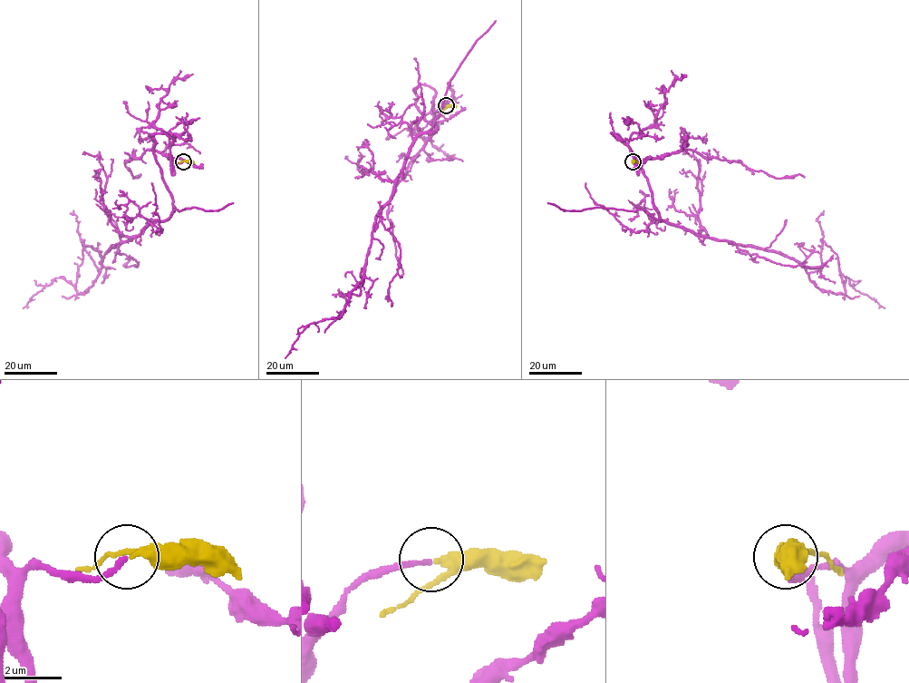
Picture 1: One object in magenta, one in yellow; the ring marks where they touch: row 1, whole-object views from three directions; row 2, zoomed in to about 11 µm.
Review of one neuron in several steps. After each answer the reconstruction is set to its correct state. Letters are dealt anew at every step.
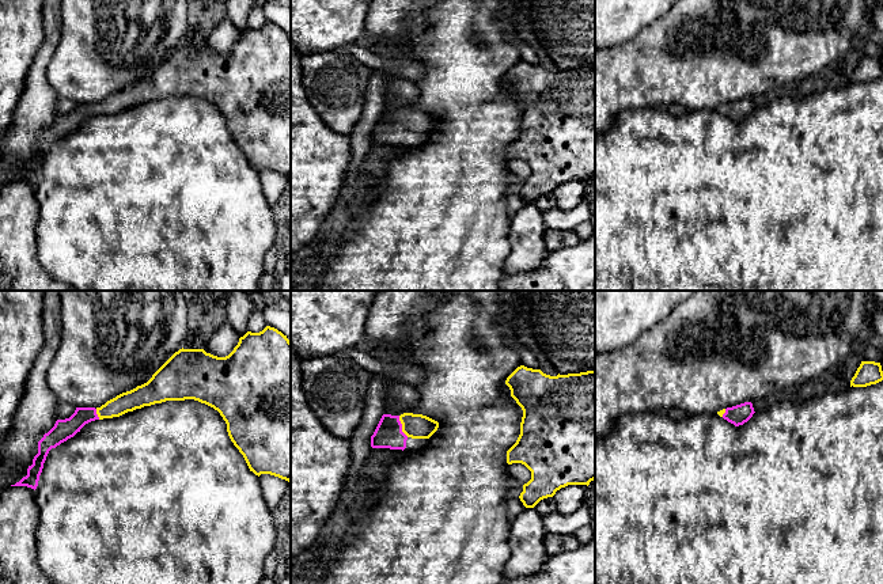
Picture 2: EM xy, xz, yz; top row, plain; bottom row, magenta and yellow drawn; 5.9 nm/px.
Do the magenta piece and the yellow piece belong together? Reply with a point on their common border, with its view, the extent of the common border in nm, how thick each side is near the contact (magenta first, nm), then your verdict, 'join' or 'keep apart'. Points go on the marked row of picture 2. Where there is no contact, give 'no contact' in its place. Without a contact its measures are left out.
xz (401, 427) | 140 nm | 160/140 nm | join

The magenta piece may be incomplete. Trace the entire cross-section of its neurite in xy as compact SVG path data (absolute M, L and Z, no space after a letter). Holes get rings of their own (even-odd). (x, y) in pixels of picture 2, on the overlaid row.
M266 326L259 333L247 331L226 357L213 356L204 349L182 348L147 383L117 395L101 407L76 407L69 418L57 420L43 435L27 475L11 486L35 490L49 451L73 437L86 424L166 401L185 399L198 401L220 413L231 441L243 455L250 471L258 477L270 474L291 482L291 341L277 329Z

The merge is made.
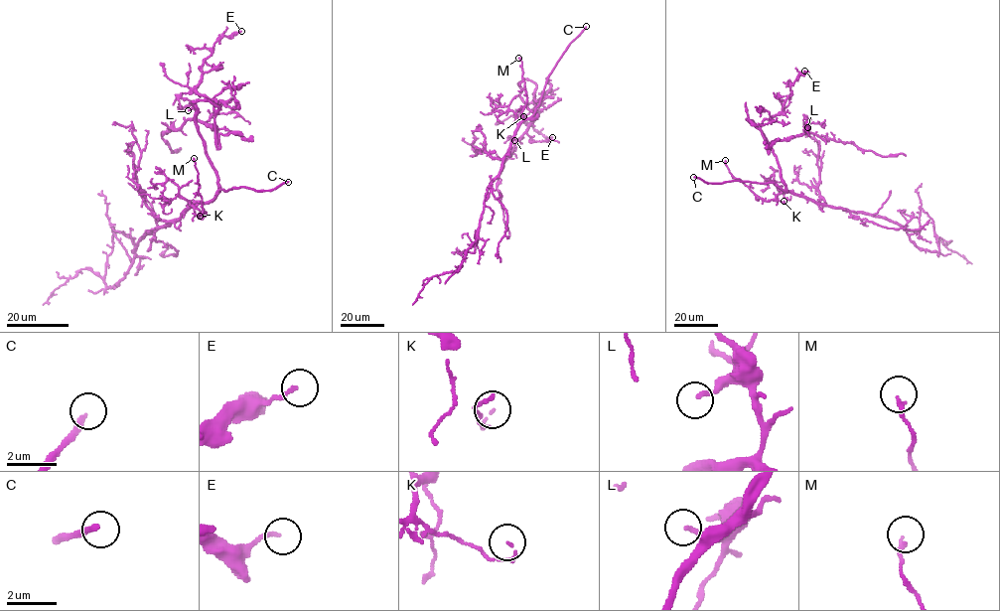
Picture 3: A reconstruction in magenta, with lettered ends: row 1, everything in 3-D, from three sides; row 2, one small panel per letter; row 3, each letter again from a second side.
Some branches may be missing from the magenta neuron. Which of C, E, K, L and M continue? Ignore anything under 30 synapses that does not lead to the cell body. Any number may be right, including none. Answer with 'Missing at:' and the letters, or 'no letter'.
Missing at: C

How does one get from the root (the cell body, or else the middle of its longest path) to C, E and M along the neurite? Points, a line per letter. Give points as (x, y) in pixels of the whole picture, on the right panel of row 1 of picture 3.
C: (782, 176), (785, 190), (774, 183), (706, 183), (693, 177)
E: (782, 176), (766, 137), (747, 119), (759, 128), (765, 119), (779, 113), (790, 86), (804, 71)
M: (782, 176), (785, 190), (790, 192), (783, 191), (774, 200), (765, 201), (732, 175), (725, 160)

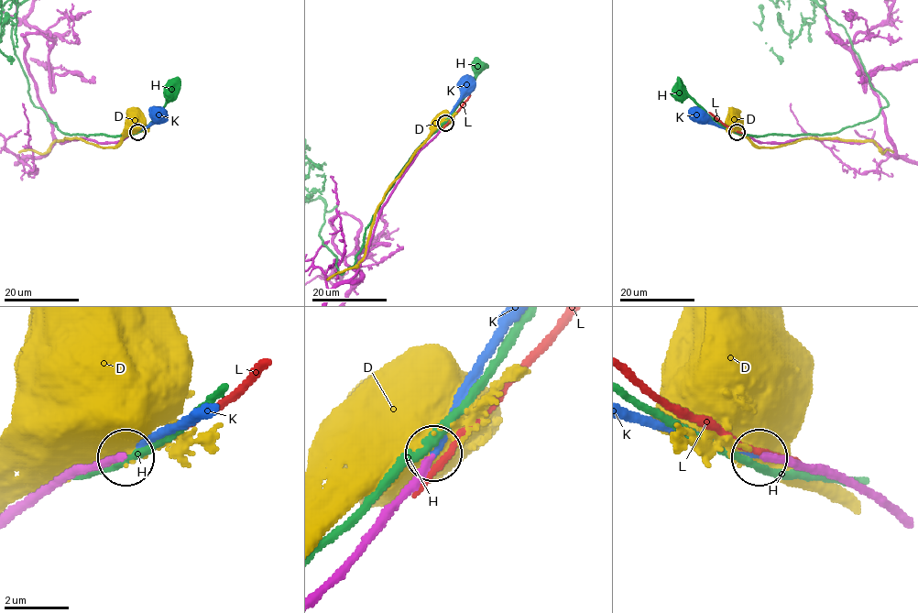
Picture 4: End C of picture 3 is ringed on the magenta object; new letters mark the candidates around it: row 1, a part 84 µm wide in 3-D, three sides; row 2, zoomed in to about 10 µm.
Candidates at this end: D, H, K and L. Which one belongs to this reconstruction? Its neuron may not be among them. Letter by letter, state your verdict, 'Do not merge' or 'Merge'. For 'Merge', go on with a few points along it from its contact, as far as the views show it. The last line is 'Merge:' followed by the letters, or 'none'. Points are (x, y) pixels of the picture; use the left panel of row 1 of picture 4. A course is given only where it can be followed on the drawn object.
D: Do not merge
H: Do not merge
K: Merge. Its course: (138, 132), (161, 118), (159, 115)
L: Do not merge
Merge: K

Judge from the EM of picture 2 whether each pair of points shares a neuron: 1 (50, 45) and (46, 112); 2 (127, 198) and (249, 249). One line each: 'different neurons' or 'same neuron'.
1: same neuron
2: same neuron

